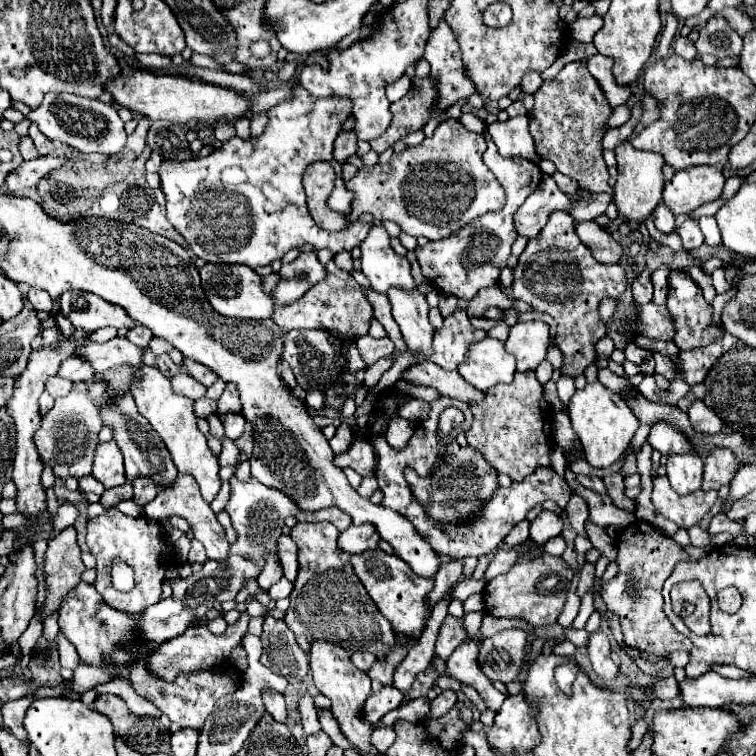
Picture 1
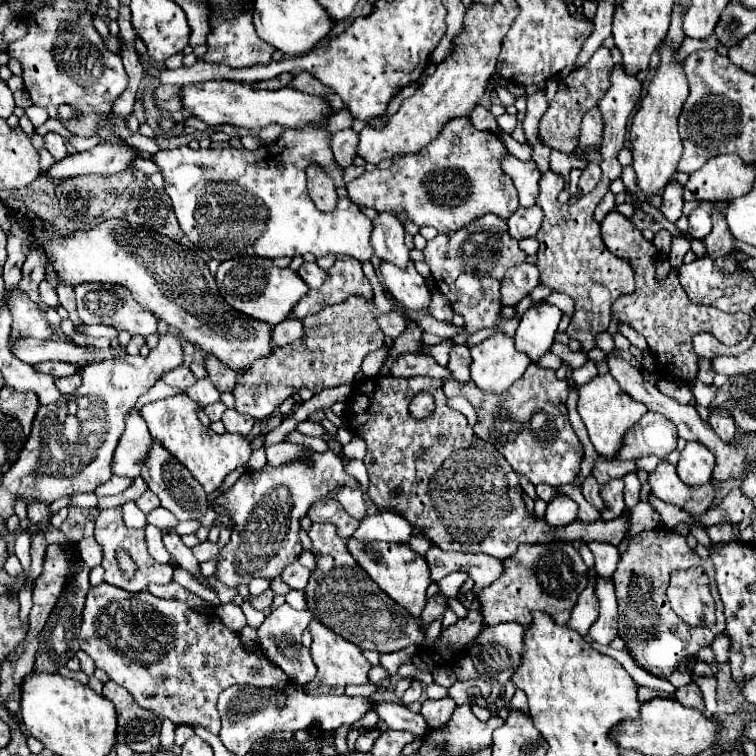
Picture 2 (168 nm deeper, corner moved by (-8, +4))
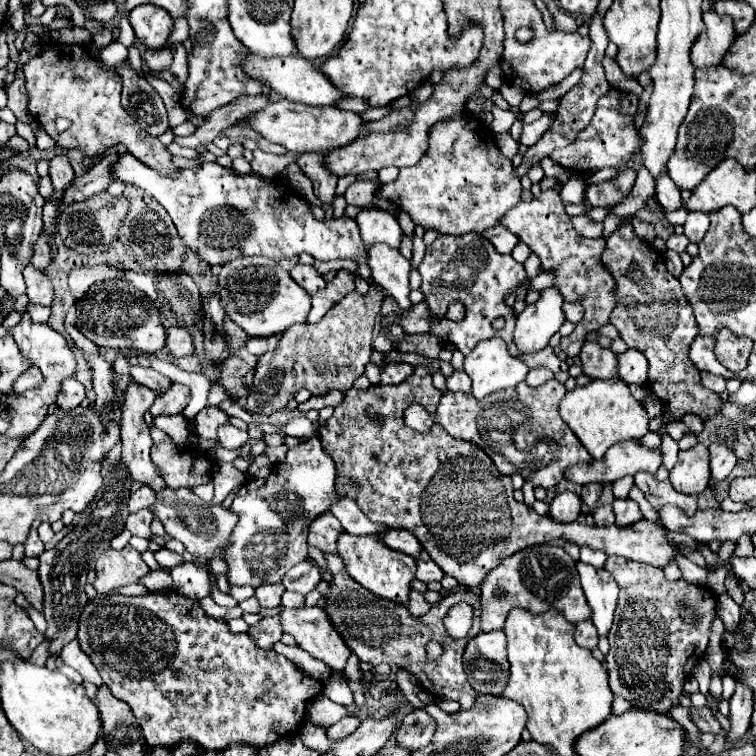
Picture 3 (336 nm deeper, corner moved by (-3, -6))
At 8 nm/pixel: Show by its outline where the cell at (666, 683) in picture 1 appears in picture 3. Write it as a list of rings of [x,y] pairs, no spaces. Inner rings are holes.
[[[702,707],[702,709],[694,709],[692,711],[692,717],[696,721],[696,725],[700,727],[702,733],[714,733],[714,735],[724,735],[724,729],[722,725],[714,719],[712,711],[708,707]]]

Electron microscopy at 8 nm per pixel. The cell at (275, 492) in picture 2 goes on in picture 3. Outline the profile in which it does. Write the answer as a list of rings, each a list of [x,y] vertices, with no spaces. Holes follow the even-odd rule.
[[[302,437],[300,445],[288,449],[286,459],[262,481],[250,481],[240,487],[232,511],[240,521],[234,527],[232,543],[226,551],[230,585],[280,583],[288,569],[308,557],[308,527],[312,519],[328,513],[338,501],[334,491],[336,469],[332,459],[324,455],[318,437]]]

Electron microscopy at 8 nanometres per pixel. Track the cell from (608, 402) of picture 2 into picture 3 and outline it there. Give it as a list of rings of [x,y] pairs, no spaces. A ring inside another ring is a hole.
[[[596,379],[584,387],[576,387],[566,393],[558,411],[594,459],[602,459],[604,451],[622,439],[640,439],[648,433],[646,409],[630,395],[630,389],[622,379]]]

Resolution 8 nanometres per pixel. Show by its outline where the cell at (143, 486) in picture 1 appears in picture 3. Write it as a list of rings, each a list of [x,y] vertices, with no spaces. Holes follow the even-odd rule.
[[[144,509],[144,511],[138,511],[138,513],[128,515],[128,519],[126,519],[126,529],[128,529],[132,535],[150,539],[150,537],[152,537],[150,523],[152,523],[152,511],[150,511],[150,509]]]

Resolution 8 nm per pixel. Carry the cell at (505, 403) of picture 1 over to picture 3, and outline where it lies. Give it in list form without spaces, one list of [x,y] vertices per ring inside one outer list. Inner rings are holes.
[[[556,379],[540,387],[520,383],[520,387],[514,387],[512,391],[488,395],[488,399],[474,399],[472,393],[446,393],[436,411],[436,423],[446,427],[456,439],[476,443],[490,455],[500,473],[520,473],[526,481],[552,489],[570,465],[592,461],[592,455],[588,455],[584,445],[558,415],[564,393],[564,385]]]

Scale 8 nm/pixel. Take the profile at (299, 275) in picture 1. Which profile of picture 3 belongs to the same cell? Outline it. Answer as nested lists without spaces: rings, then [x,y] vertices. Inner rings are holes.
[[[298,263],[298,265],[290,271],[290,275],[292,275],[292,279],[294,279],[300,287],[304,287],[310,295],[326,287],[326,281],[322,279],[322,275],[320,275],[312,265],[302,265],[302,263]]]

